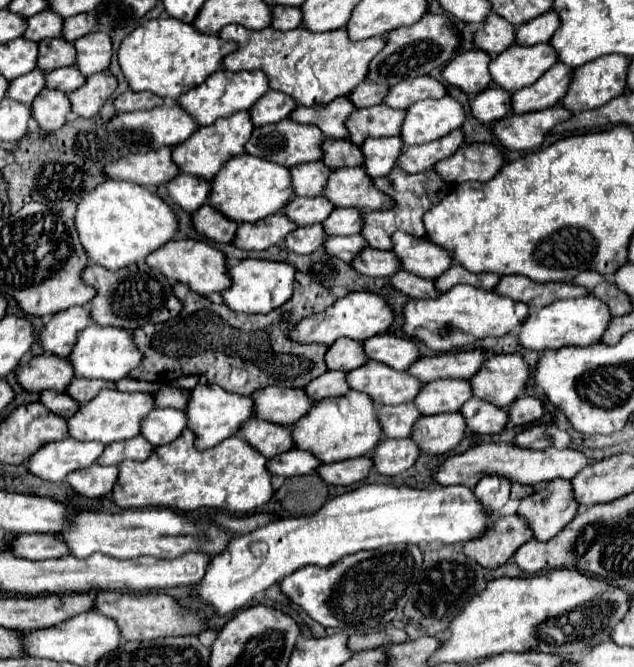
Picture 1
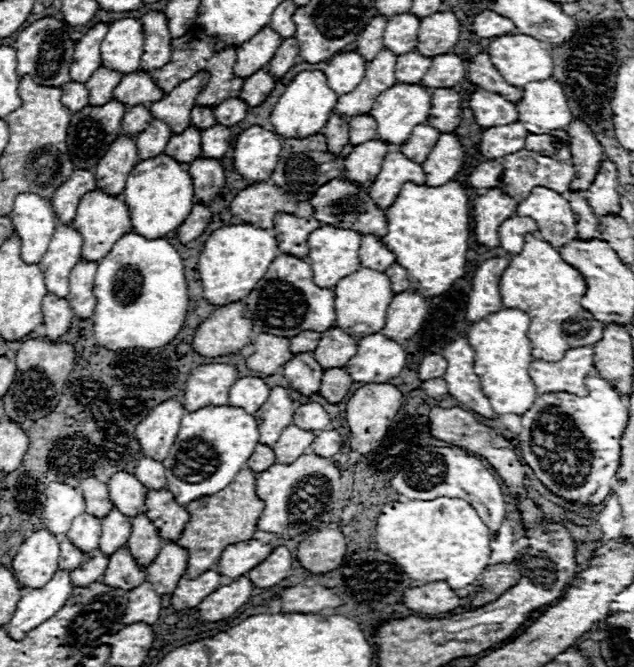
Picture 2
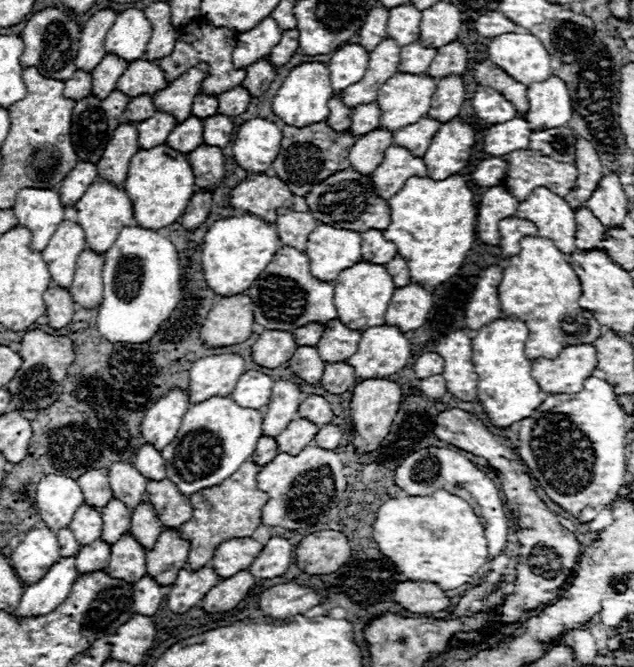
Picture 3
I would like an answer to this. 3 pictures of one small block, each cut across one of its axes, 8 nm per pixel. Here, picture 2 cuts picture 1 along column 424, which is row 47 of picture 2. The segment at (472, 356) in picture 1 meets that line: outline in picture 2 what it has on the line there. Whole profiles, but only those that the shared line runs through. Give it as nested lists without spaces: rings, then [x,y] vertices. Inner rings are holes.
[[[376,16],[370,20],[370,24],[360,32],[358,40],[356,40],[356,52],[366,60],[374,60],[378,56],[378,52],[384,48],[382,46],[382,38],[380,38],[380,26],[382,26],[382,34],[384,34],[384,26],[386,26],[386,18],[384,16]]]

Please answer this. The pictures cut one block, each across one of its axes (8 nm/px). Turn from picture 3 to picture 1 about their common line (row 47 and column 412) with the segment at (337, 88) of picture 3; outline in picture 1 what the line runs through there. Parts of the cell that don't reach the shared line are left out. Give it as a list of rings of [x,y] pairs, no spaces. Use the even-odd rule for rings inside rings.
[[[380,334],[362,342],[368,360],[388,364],[394,370],[406,370],[418,358],[418,346],[414,340],[402,336]]]

